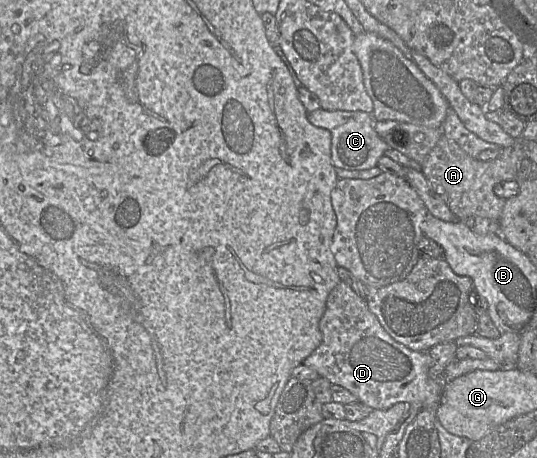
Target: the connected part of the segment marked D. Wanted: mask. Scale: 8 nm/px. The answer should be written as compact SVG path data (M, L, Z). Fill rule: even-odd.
M340 281L329 293L324 313L319 321L322 334L320 345L304 359L303 363L327 378L331 384L340 385L352 394L358 401L373 408L386 410L399 402L417 403L421 408L437 410L443 390L448 383L444 371L440 376L432 378L428 375L431 358L427 352L418 352L394 340L380 324L368 308L365 298L356 294L353 289Z

